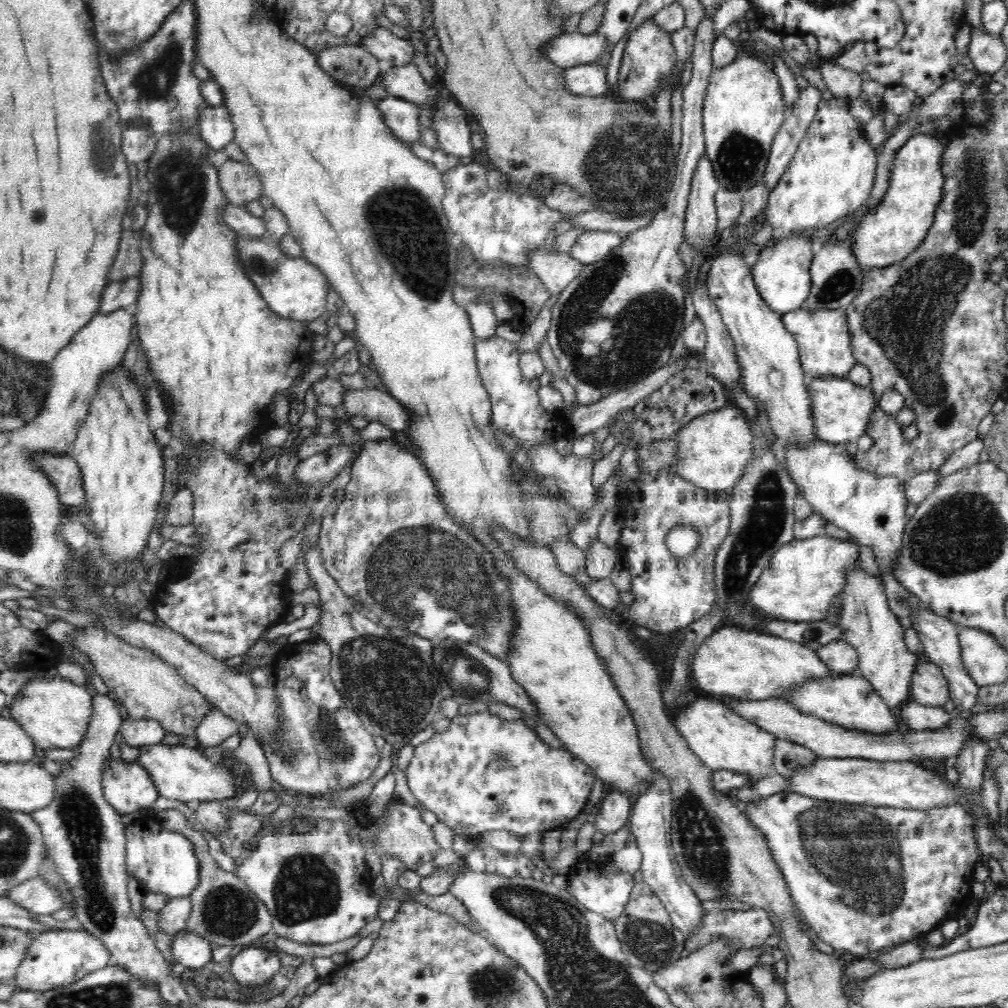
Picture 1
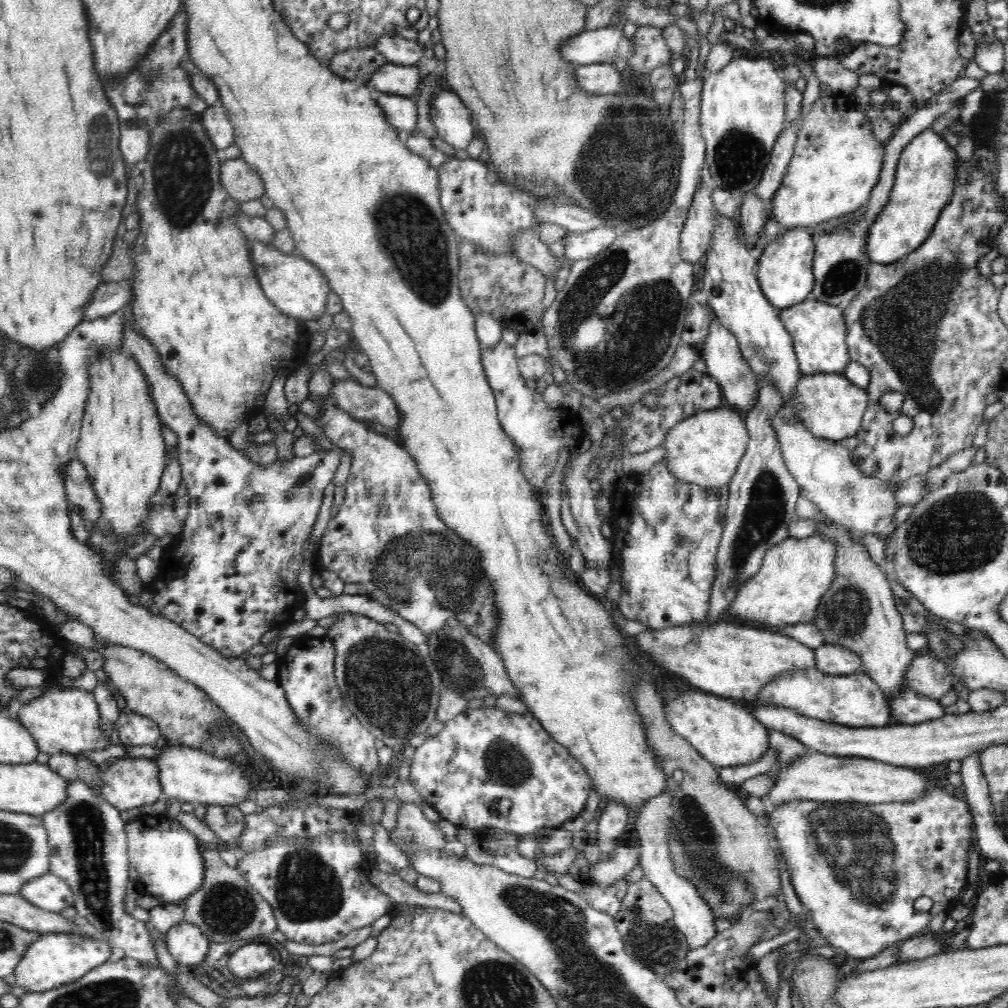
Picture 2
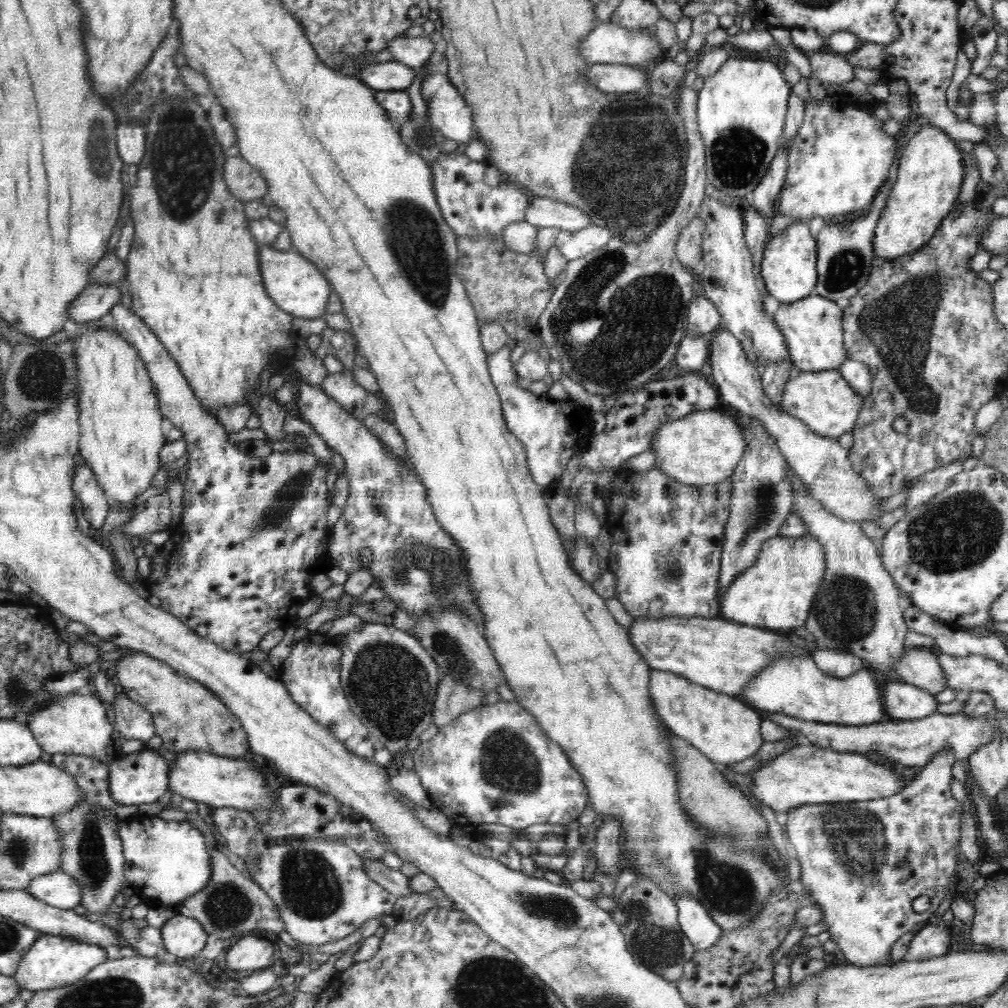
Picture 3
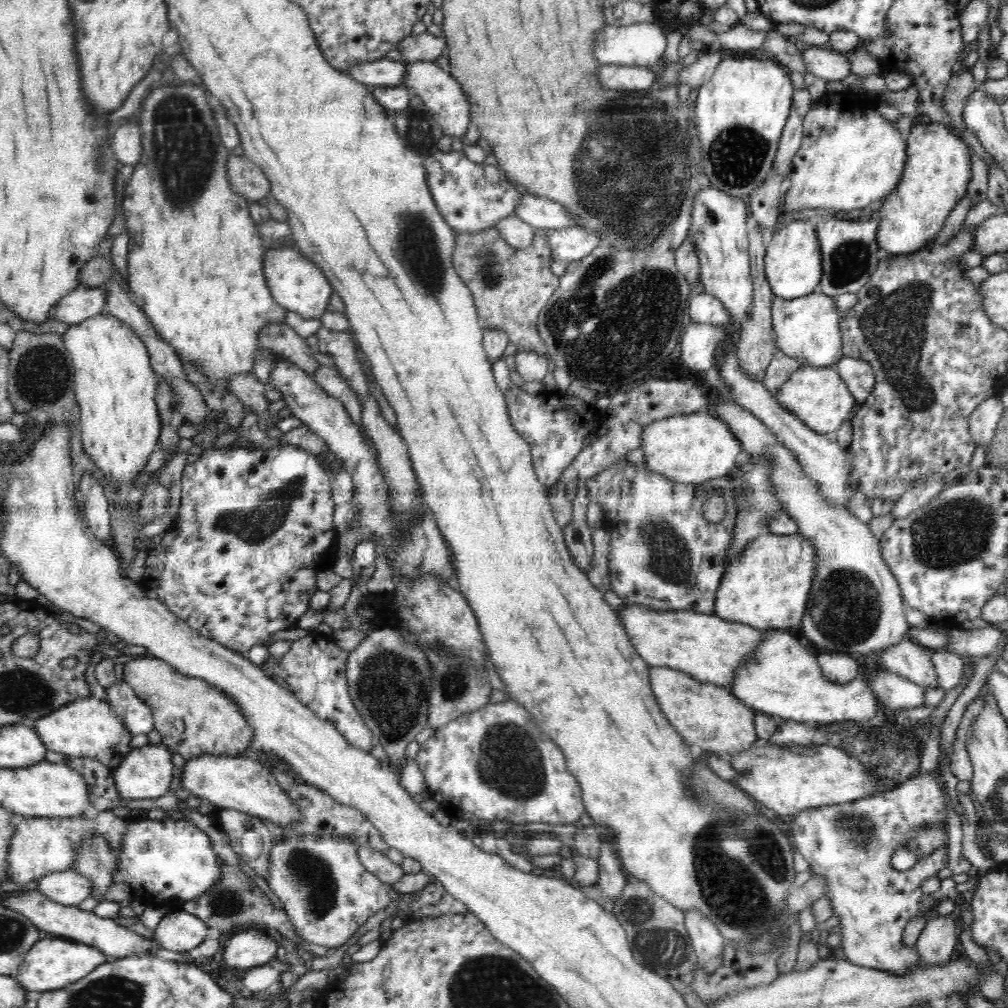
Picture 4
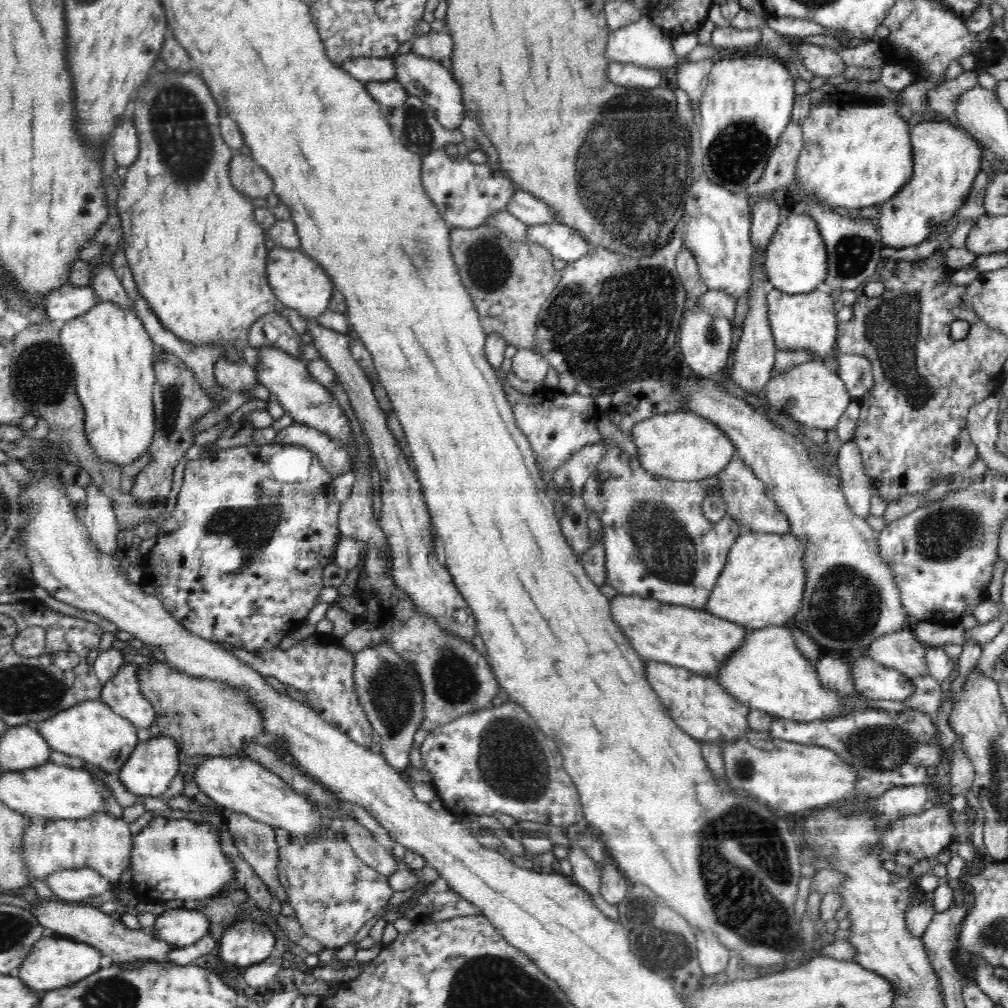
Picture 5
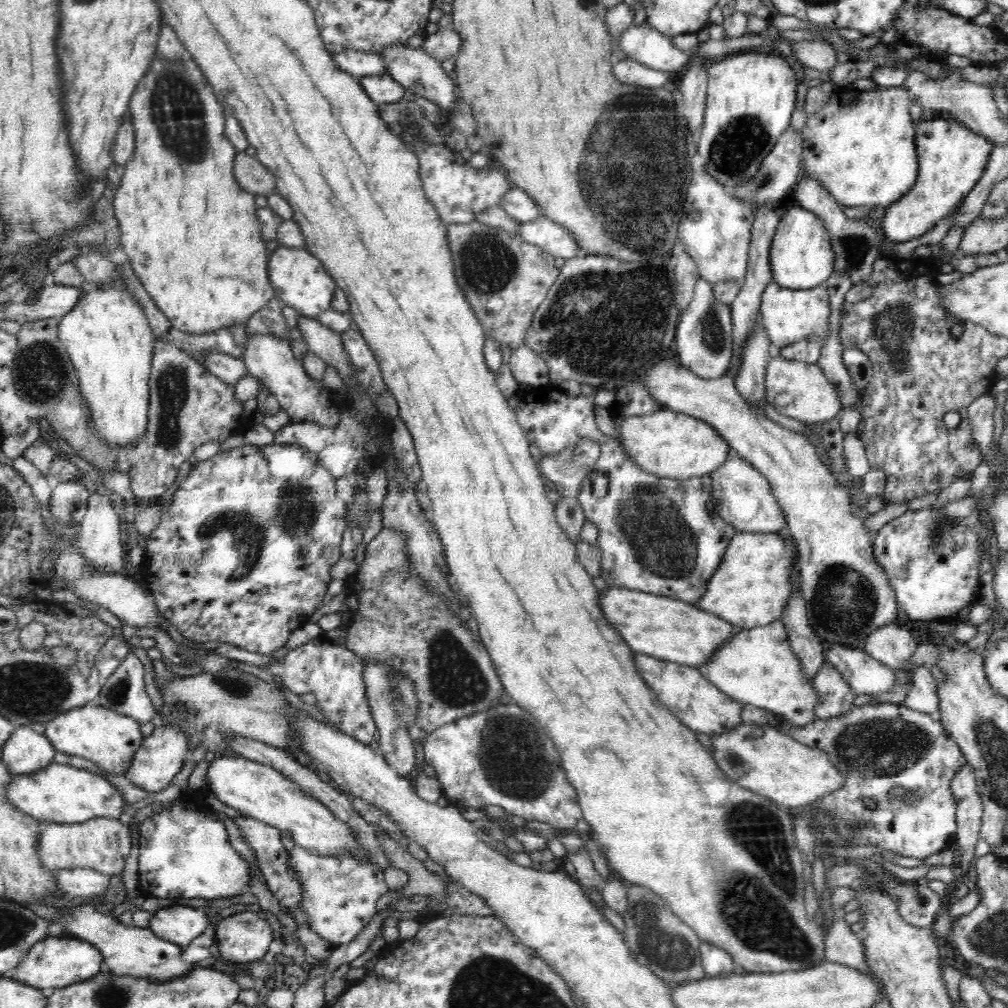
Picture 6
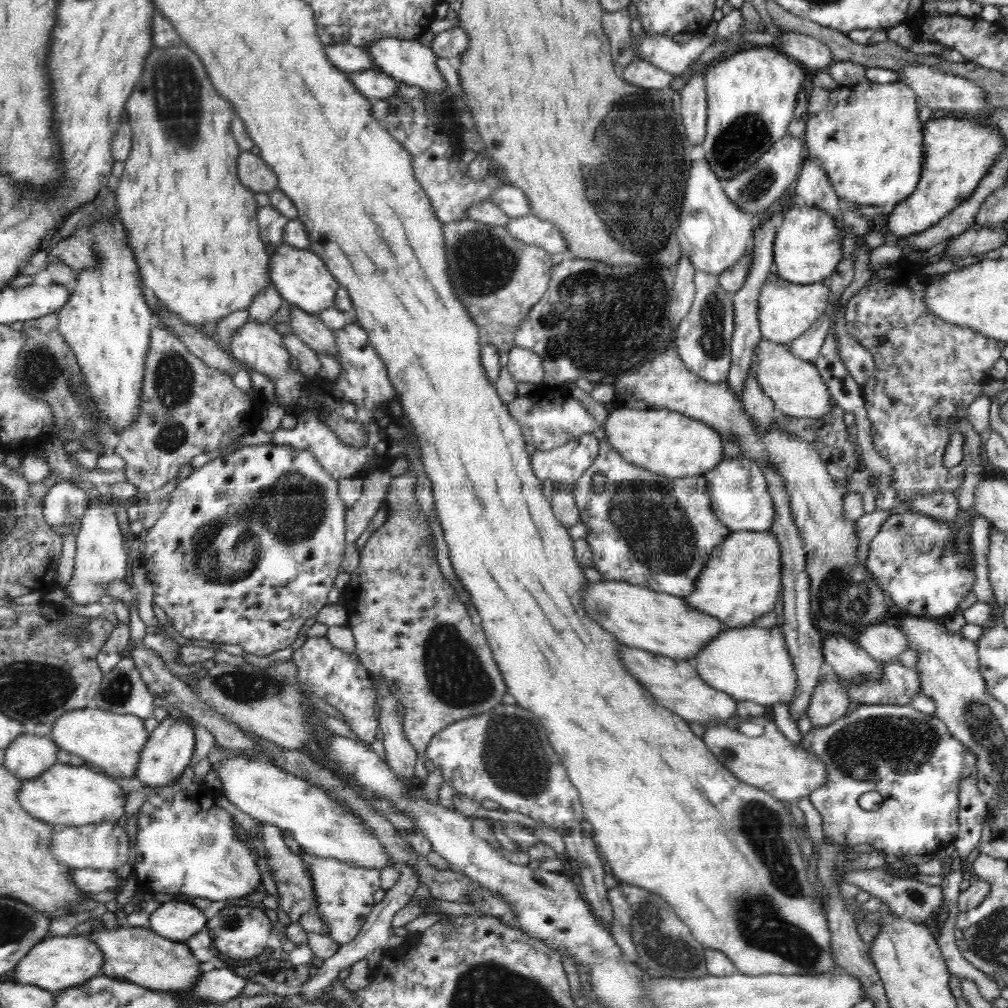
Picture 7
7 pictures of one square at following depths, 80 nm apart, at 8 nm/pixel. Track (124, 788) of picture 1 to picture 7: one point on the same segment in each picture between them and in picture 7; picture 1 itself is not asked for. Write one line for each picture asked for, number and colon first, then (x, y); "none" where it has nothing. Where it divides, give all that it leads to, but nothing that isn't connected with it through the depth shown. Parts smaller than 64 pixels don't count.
2: (125, 782)
3: (141, 777)
4: (145, 773)
5: (153, 764)
6: (161, 755)
7: (169, 749)

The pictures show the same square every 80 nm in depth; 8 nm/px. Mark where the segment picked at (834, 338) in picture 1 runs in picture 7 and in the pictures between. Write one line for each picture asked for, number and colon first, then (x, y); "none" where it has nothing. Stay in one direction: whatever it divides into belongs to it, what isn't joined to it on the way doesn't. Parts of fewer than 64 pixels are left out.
2: (818, 330)
3: (813, 327)
4: (807, 329)
5: (807, 321)
6: (788, 315)
7: (786, 311)

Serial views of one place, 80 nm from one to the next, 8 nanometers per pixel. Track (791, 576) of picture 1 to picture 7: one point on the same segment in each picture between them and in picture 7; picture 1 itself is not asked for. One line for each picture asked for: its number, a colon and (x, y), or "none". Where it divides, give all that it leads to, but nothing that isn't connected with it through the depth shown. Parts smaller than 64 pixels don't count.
2: (794, 576)
3: (777, 593)
4: (767, 586)
5: (762, 584)
6: (753, 584)
7: (742, 581)

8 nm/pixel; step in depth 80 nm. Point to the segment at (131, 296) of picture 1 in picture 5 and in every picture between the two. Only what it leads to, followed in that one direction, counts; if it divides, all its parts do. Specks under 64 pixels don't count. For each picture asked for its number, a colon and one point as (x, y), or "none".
2: (109, 297)
3: (97, 300)
4: (86, 302)
5: (70, 302)

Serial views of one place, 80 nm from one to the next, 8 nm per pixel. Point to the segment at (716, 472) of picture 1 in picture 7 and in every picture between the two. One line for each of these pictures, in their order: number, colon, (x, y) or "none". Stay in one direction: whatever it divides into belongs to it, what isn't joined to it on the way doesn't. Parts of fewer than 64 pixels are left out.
2: (705, 449)
3: (703, 448)
4: (693, 448)
5: (683, 445)
6: (673, 445)
7: (664, 441)

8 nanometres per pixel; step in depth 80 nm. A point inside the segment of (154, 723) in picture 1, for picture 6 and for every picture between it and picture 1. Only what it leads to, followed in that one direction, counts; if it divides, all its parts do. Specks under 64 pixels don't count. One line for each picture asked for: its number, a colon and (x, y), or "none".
2: (134, 729)
3: (132, 722)
4: (134, 714)
5: (122, 693)
6: (123, 692)

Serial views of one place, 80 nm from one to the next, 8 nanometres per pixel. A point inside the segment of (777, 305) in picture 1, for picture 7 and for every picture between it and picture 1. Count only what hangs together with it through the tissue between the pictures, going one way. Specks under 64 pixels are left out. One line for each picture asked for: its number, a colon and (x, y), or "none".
2: (784, 271)
3: (788, 267)
4: (793, 261)
5: (796, 258)
6: (801, 256)
7: (807, 249)

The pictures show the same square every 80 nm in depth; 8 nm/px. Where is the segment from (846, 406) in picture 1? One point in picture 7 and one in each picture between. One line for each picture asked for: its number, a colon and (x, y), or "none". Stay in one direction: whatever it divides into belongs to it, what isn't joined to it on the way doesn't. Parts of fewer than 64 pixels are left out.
2: (828, 404)
3: (824, 400)
4: (818, 396)
5: (813, 394)
6: (798, 389)
7: (796, 387)

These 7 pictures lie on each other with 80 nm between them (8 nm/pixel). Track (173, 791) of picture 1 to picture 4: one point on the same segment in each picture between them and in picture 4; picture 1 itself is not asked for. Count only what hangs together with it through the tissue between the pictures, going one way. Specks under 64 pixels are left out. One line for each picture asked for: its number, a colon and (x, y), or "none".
2: (189, 775)
3: (218, 781)
4: (242, 783)

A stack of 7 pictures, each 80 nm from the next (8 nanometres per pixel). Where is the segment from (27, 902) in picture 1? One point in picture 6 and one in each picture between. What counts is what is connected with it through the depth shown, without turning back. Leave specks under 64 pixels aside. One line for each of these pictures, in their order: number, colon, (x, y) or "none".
2: (48, 892)
3: (56, 888)
4: (68, 887)
5: (72, 885)
6: (83, 882)

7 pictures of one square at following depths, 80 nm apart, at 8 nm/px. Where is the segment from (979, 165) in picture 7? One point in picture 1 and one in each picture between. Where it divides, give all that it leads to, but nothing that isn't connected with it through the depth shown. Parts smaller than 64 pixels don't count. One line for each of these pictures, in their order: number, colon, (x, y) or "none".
1: (889, 232)
2: (926, 172)
3: (930, 173)
4: (937, 171)
5: (946, 159)
6: (951, 157)

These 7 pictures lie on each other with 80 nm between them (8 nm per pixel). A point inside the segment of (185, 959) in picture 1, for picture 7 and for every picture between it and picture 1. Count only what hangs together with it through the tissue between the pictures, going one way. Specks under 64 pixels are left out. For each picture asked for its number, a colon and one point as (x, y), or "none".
2: (186, 943)
3: (184, 937)
4: (180, 931)
5: (180, 927)
6: (179, 924)
7: (176, 920)

